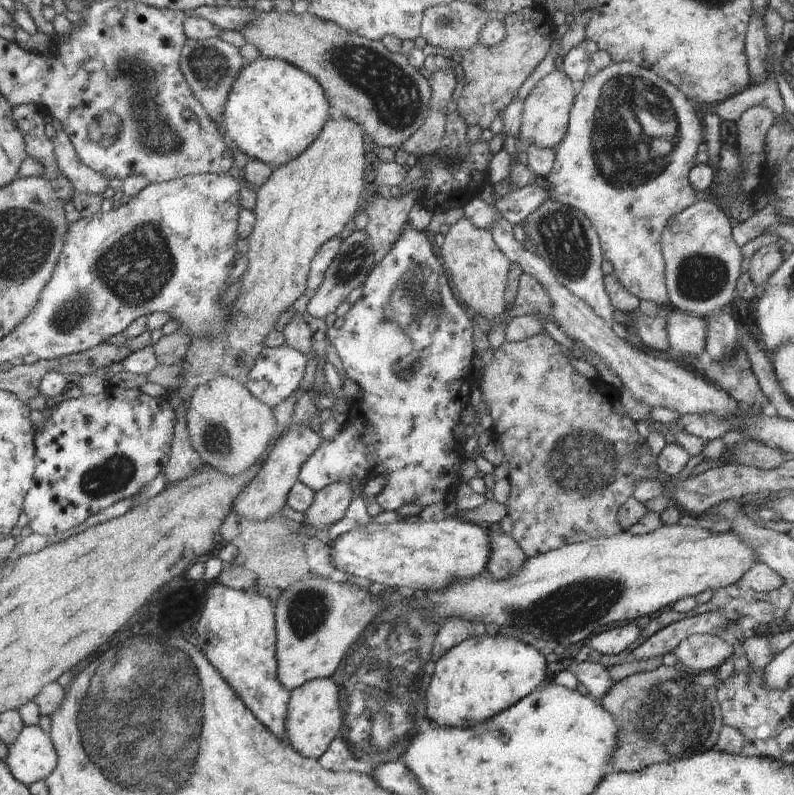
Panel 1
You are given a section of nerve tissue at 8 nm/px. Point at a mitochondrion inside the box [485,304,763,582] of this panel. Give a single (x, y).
(603, 473)

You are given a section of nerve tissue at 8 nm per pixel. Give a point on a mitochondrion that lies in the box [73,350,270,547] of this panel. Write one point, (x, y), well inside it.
(113, 474)

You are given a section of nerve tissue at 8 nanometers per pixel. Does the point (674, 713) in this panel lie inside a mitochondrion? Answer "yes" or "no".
yes

